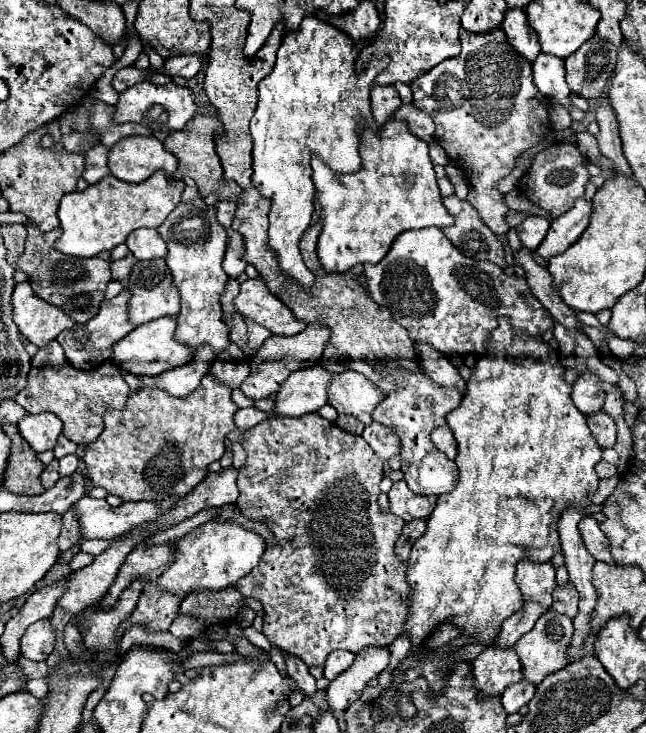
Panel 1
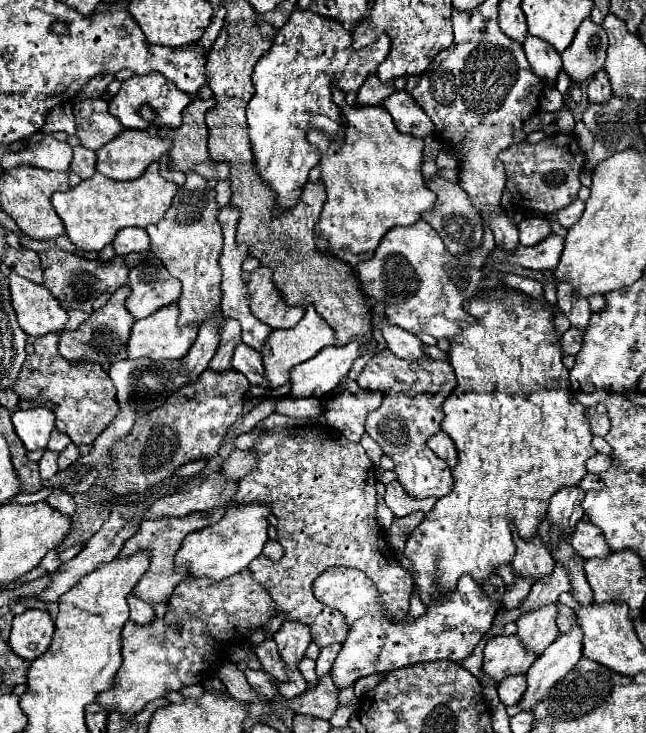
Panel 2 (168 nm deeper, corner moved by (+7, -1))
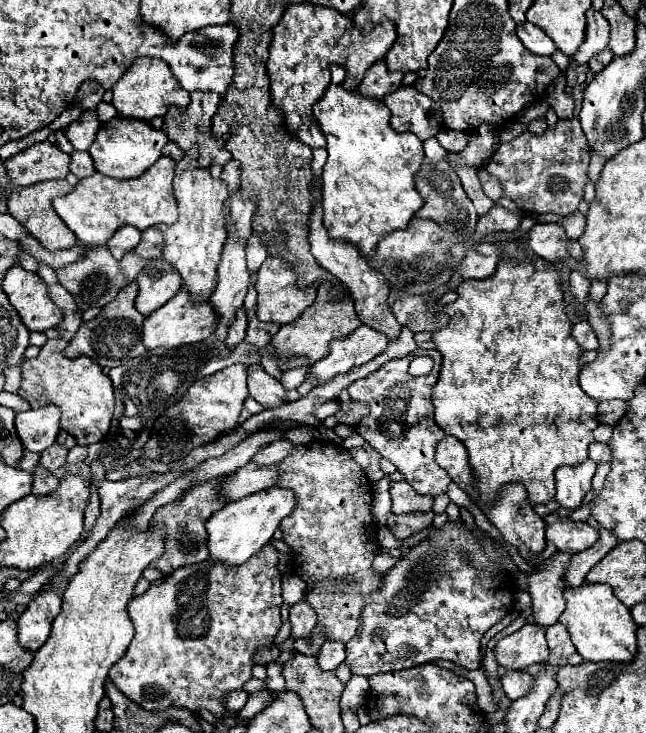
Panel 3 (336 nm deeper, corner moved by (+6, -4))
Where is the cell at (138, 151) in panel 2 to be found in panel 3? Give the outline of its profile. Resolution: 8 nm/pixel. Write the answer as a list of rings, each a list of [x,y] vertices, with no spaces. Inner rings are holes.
[[[116,116],[110,122],[102,124],[88,154],[94,160],[96,172],[110,176],[110,178],[128,180],[128,178],[138,178],[140,174],[144,174],[162,156],[162,148],[166,144],[168,144],[168,136],[162,130],[152,128],[150,122],[140,122],[132,118],[124,120]]]

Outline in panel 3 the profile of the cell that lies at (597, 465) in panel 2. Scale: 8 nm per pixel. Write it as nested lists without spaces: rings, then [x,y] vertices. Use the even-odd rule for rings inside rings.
[[[590,444],[590,458],[596,462],[596,464],[604,464],[604,462],[610,462],[612,460],[612,452],[606,444]]]

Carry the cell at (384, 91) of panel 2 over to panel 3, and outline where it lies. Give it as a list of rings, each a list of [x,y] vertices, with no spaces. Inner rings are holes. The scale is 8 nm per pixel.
[[[384,60],[376,62],[358,86],[358,92],[370,100],[382,100],[388,92],[396,92],[402,84],[402,72],[388,72]]]

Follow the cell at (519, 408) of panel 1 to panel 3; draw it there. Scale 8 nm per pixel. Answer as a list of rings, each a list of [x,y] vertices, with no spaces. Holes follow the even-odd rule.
[[[536,256],[534,262],[516,262],[516,260],[504,260],[498,264],[496,272],[490,278],[484,280],[466,280],[464,284],[458,286],[458,300],[452,304],[442,306],[442,312],[446,312],[450,316],[450,322],[446,328],[432,332],[432,340],[436,344],[436,350],[440,350],[442,354],[442,370],[440,370],[440,380],[434,386],[434,420],[436,424],[450,436],[456,436],[468,450],[468,458],[470,458],[470,468],[474,474],[474,504],[480,510],[488,510],[496,498],[498,492],[502,490],[502,486],[506,484],[524,484],[526,492],[528,492],[528,502],[534,504],[546,504],[554,498],[554,474],[558,468],[562,466],[576,466],[580,462],[584,462],[588,458],[588,446],[594,442],[592,438],[592,430],[598,426],[598,402],[590,400],[590,396],[584,394],[584,390],[578,386],[578,372],[582,368],[580,362],[580,346],[576,344],[576,340],[572,338],[570,330],[572,324],[568,322],[568,316],[564,312],[564,300],[562,300],[562,290],[560,290],[560,276],[554,270],[554,266],[542,258]]]

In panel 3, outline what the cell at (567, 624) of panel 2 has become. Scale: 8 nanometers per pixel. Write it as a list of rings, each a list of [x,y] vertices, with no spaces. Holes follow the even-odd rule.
[[[552,624],[548,630],[546,630],[546,638],[548,638],[548,648],[550,648],[550,658],[548,662],[552,664],[564,664],[566,656],[574,654],[576,648],[570,640],[570,632],[564,624]]]

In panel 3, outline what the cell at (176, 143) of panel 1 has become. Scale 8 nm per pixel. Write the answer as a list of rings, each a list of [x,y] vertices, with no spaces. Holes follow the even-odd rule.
[[[192,92],[186,112],[178,112],[178,108],[168,110],[162,130],[180,150],[188,152],[196,146],[204,154],[206,140],[210,138],[210,118],[216,114],[218,104],[220,96],[216,92]]]

